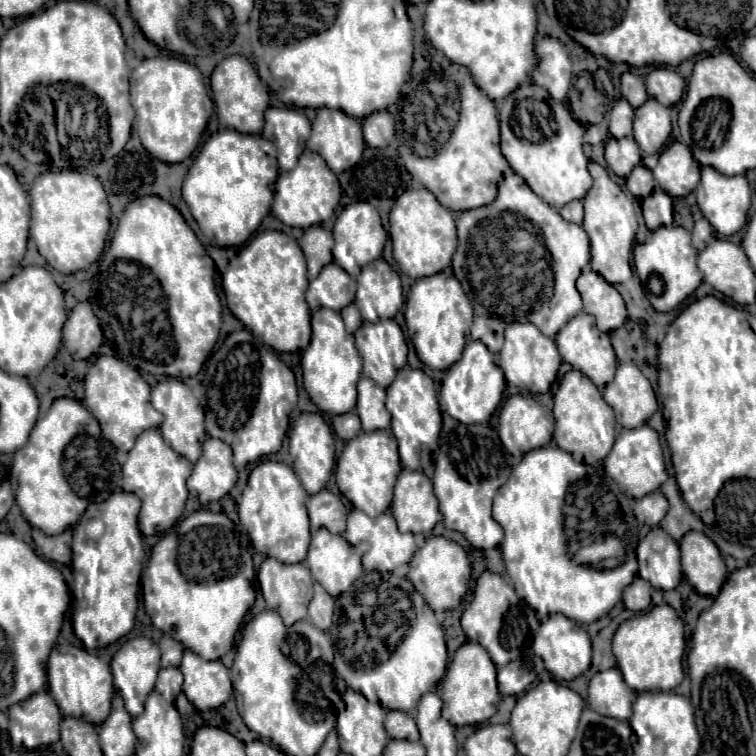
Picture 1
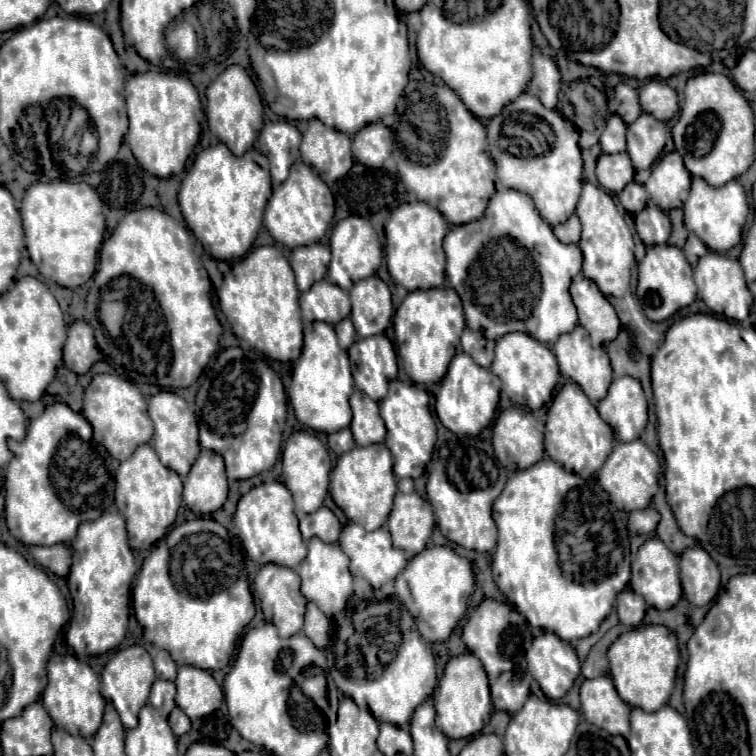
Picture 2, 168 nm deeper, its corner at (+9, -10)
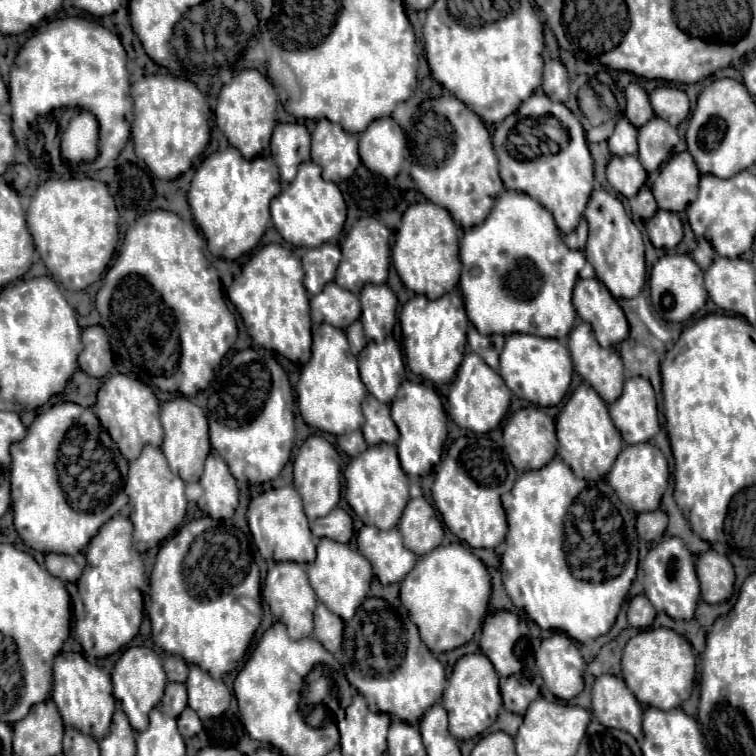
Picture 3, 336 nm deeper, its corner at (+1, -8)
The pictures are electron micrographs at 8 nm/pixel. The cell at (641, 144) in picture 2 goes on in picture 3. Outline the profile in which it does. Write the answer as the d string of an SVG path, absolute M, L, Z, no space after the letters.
M651 118L645 126L639 128L639 160L643 162L647 172L657 170L665 158L671 154L671 150L677 146L679 134L677 128L669 122L663 122L663 118Z

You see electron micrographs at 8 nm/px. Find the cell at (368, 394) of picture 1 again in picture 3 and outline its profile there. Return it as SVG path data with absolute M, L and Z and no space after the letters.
M367 394L363 400L363 414L365 414L363 436L369 446L381 444L381 442L395 444L399 440L399 430L395 430L395 422L391 422L391 412L387 404Z

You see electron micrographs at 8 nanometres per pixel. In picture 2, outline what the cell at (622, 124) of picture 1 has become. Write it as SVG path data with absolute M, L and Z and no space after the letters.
M613 114L607 124L605 130L601 134L601 148L607 154L615 154L615 152L625 152L625 134L627 134L627 124L623 124L621 116Z

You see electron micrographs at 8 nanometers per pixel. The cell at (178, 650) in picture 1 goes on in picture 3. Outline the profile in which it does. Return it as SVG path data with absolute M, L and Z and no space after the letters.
M165 656L163 668L167 672L167 678L171 682L185 682L187 680L187 670L189 666L179 658L179 656Z

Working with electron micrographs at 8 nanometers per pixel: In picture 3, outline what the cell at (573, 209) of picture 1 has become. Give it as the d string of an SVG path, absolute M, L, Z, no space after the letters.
M581 220L575 232L563 236L563 242L565 242L565 246L569 246L571 250L583 250L583 246L587 244L587 222Z

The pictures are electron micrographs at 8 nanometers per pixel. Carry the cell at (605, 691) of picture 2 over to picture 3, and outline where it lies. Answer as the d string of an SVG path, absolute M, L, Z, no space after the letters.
M605 674L593 684L593 716L607 728L627 730L637 740L641 738L641 704L627 690L627 684L611 674Z

